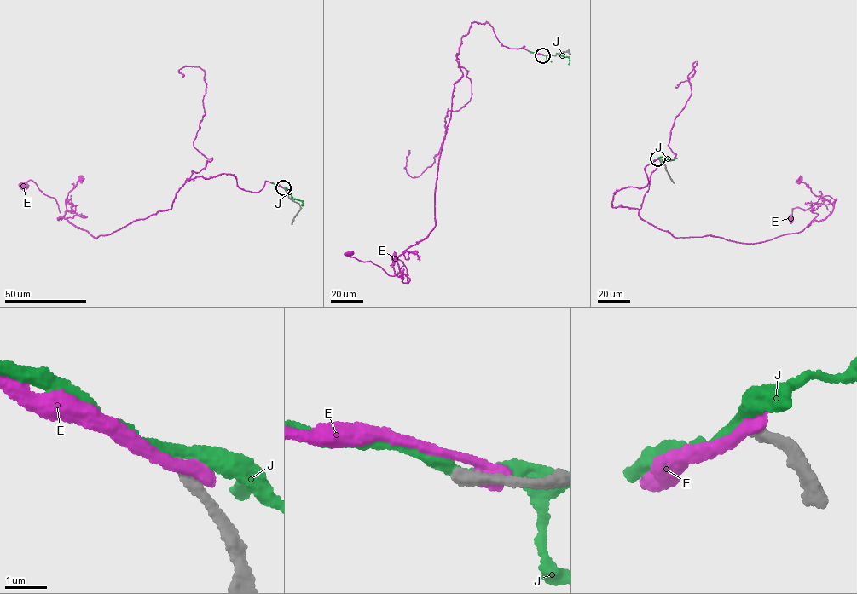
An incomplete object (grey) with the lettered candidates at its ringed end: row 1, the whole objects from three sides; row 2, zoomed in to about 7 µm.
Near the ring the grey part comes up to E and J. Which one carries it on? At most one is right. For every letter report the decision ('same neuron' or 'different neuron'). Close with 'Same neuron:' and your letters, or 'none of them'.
E: different neuron
J: different neuron
Same neuron: none of them

